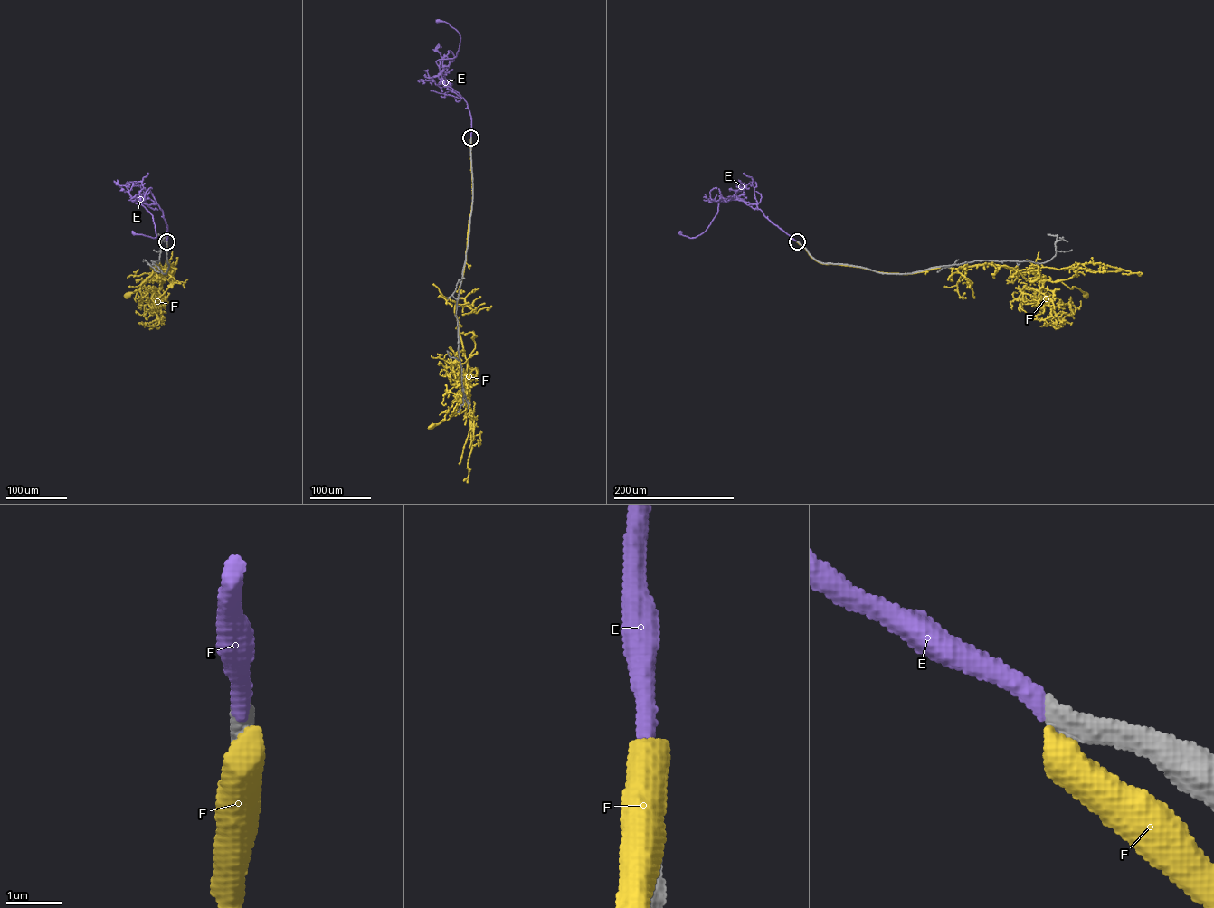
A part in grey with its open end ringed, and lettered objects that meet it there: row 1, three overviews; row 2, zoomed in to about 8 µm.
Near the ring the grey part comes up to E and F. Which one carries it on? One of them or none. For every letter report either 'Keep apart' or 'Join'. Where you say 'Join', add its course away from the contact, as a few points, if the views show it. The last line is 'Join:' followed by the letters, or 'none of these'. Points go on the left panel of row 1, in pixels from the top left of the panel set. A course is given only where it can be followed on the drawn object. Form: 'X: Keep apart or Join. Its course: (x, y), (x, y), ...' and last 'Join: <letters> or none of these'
E: Join. Its course: (167, 241), (162, 211), (157, 204), (148, 205), (137, 199), (132, 201), (152, 215), (156, 236), (133, 232)
F: Keep apart
Join: E

